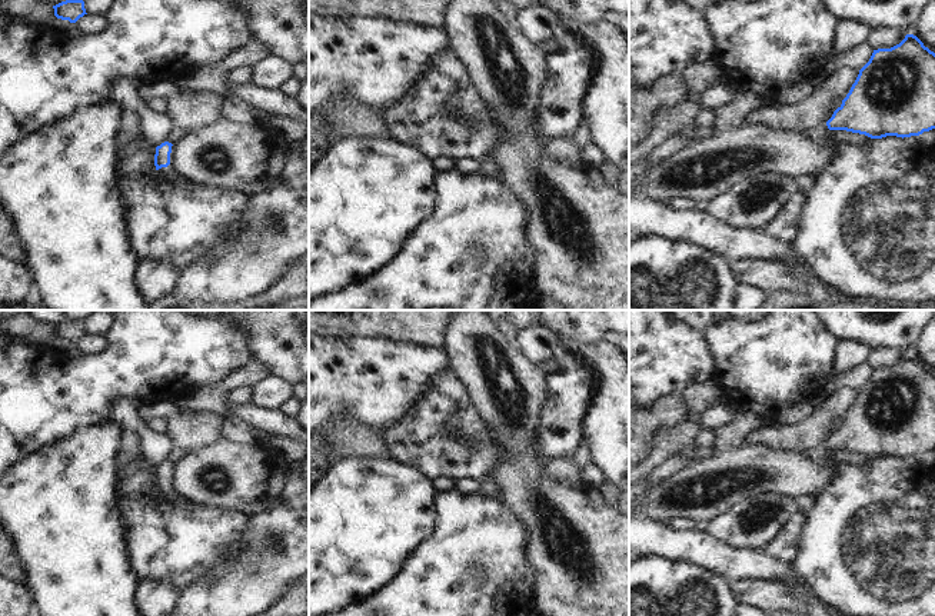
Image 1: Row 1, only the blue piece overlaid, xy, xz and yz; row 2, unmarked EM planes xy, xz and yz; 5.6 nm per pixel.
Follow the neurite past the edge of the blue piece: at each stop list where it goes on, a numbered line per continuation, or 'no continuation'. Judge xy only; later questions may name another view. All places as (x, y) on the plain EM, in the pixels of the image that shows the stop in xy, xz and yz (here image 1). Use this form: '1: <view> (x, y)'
1: xy (167, 495)

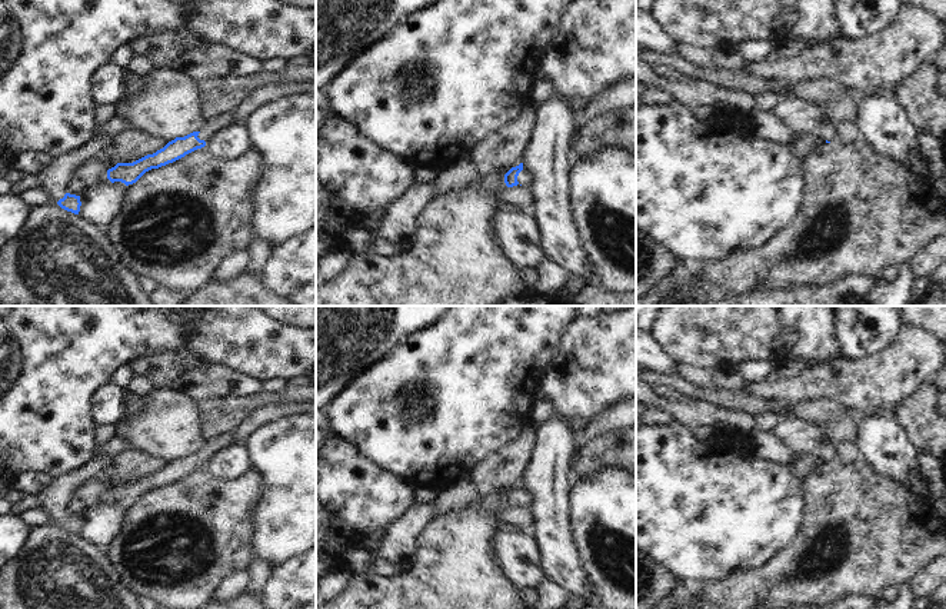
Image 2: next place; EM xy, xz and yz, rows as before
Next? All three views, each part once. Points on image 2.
1: xz (525, 498)

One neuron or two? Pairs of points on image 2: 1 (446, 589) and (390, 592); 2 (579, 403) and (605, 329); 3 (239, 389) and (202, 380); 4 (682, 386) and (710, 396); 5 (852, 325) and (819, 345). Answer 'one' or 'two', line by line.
1: one
2: one
3: one
4: one
5: two

